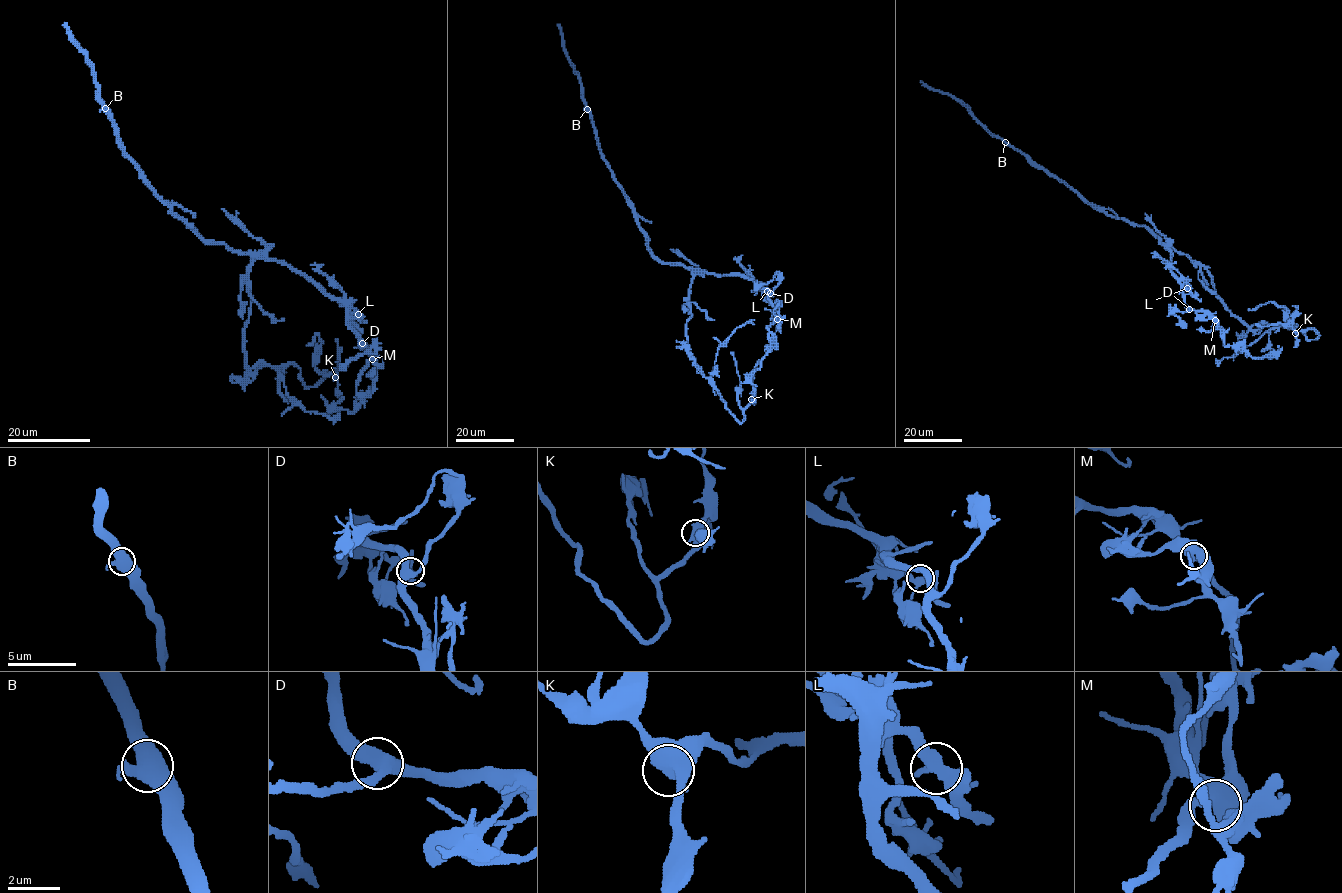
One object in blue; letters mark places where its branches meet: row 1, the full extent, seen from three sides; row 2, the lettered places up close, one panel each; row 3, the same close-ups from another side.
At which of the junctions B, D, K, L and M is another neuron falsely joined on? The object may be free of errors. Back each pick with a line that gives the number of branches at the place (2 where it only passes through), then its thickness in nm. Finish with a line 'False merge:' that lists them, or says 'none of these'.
False merge: none of these

